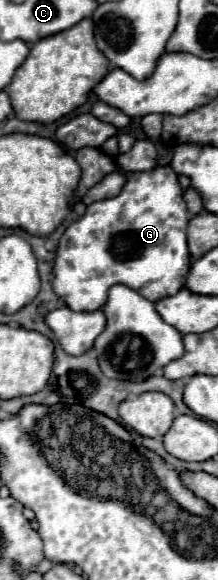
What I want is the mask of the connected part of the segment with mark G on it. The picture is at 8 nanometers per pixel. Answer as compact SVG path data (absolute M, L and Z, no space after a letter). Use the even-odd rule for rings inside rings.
M157 166L149 172L127 174L127 184L119 196L93 202L87 206L85 216L65 230L53 268L55 294L75 312L93 312L103 308L109 288L115 284L125 284L151 302L177 294L185 286L191 266L191 254L185 236L187 222L189 212L183 200L183 190L179 186L179 176L171 166Z

